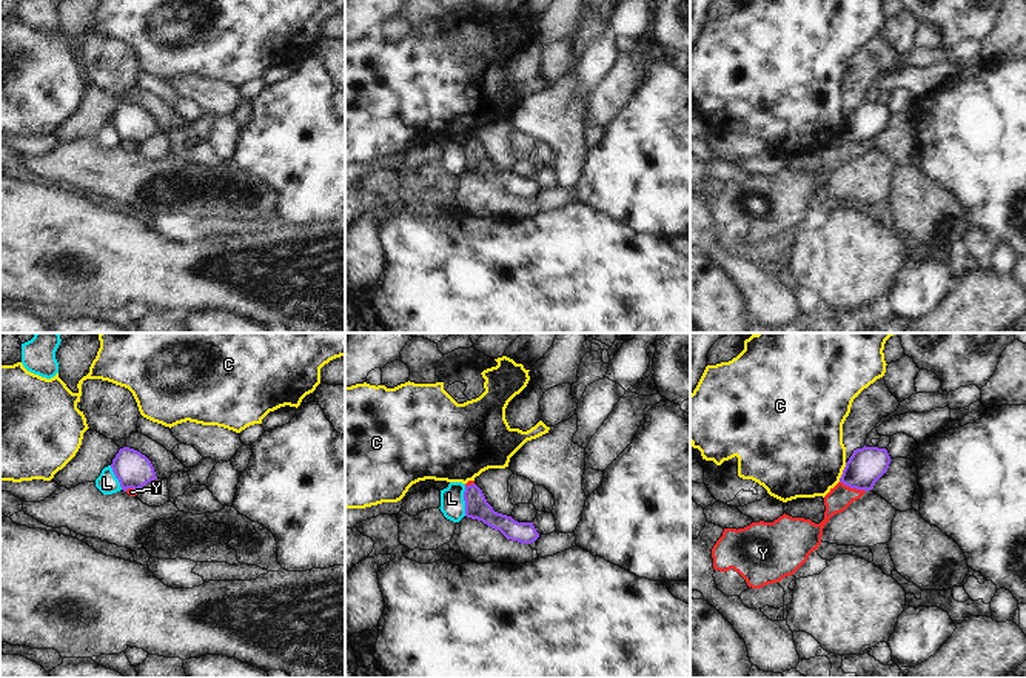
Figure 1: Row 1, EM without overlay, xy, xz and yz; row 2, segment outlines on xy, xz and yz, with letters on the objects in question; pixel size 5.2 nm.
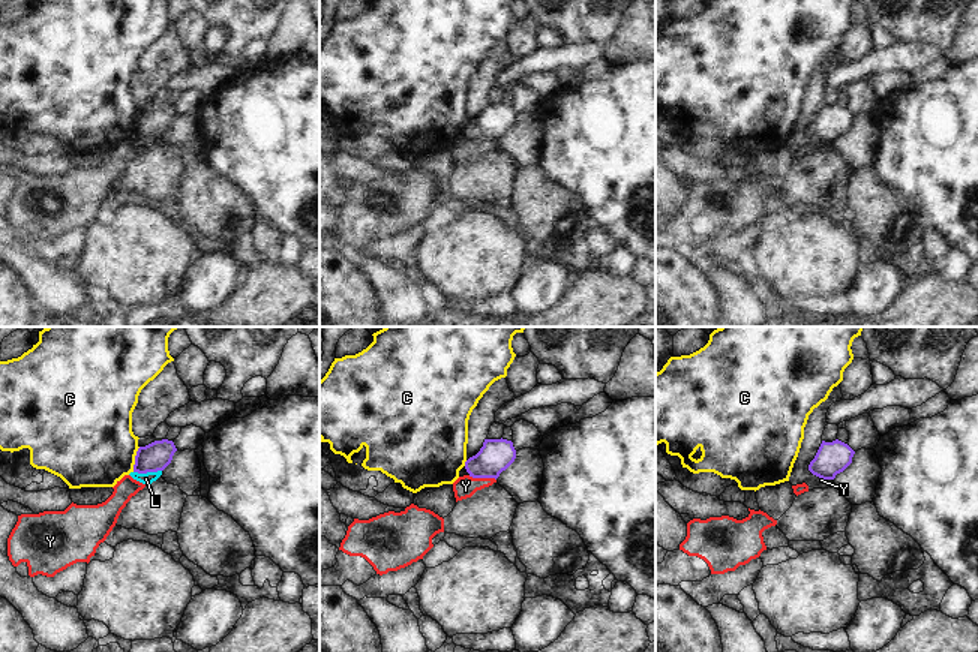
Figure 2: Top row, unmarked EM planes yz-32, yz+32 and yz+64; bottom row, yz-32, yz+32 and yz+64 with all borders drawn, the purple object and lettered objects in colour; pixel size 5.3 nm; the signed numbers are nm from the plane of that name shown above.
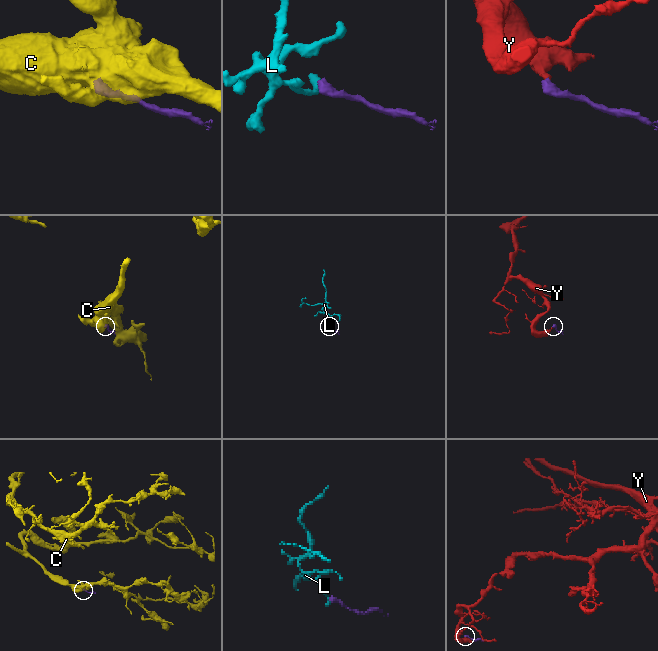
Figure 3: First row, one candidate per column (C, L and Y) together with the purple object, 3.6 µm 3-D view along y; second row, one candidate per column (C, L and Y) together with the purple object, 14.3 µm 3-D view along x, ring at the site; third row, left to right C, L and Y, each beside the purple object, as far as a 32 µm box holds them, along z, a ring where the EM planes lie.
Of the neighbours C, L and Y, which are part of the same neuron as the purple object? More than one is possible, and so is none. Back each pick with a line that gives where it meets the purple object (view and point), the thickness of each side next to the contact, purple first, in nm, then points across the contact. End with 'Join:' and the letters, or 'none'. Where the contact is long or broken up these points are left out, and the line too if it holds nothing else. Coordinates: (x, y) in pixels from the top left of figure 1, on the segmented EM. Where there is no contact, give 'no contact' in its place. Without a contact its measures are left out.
Join: none

